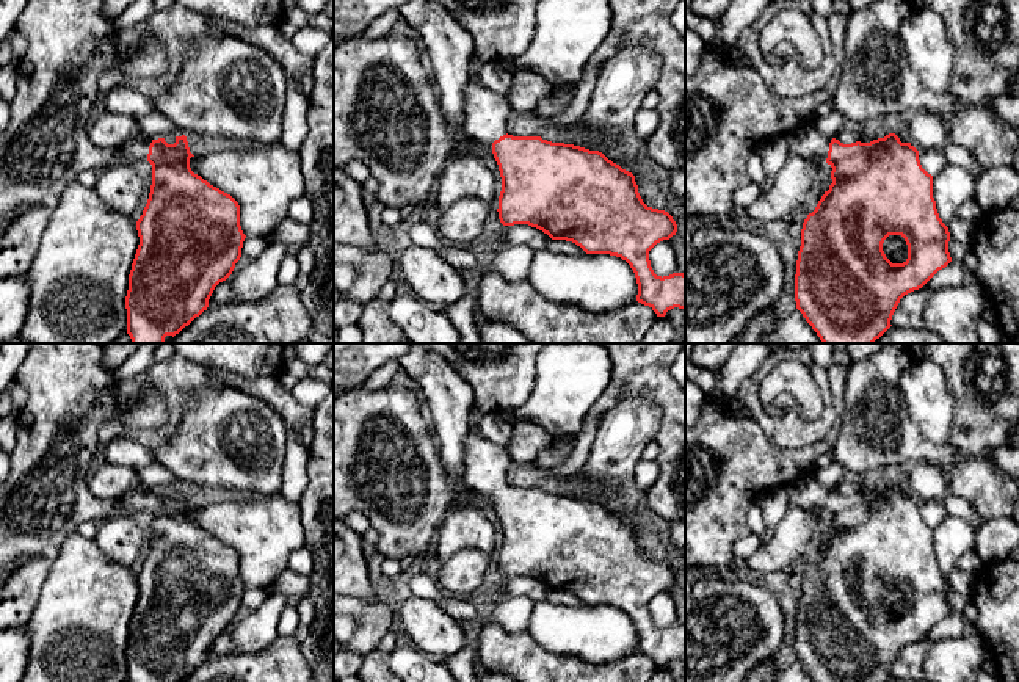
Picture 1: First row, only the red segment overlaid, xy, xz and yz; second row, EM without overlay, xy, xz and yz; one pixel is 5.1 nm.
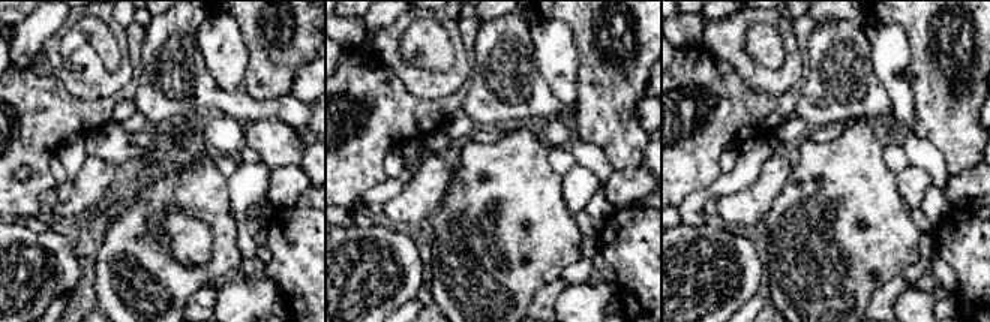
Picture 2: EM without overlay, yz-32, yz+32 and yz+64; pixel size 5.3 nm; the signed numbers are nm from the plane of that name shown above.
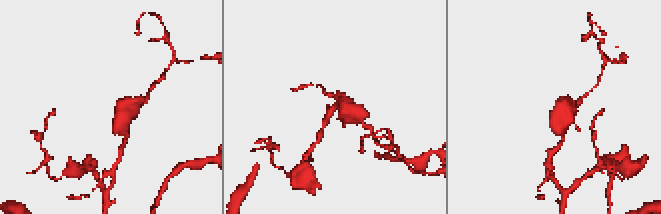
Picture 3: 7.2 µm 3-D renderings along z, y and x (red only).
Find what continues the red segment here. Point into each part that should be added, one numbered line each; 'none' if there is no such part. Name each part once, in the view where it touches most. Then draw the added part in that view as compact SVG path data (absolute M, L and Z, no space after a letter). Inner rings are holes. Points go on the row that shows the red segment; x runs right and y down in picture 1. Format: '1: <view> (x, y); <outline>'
1: yz (808, 141); M807 122L804 127L793 133L785 135L785 143L790 155L804 157L807 160L825 160L828 158L831 138L823 135L814 124Z

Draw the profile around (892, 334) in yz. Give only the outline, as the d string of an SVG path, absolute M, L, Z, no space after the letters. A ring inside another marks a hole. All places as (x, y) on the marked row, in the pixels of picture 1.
M890 326L873 343L945 343L941 336L927 328L894 328Z

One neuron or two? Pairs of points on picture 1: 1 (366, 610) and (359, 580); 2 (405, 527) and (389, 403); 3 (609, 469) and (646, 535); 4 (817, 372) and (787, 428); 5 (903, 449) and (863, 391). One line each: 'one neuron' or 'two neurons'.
1: two neurons
2: one neuron
3: two neurons
4: one neuron
5: one neuron

